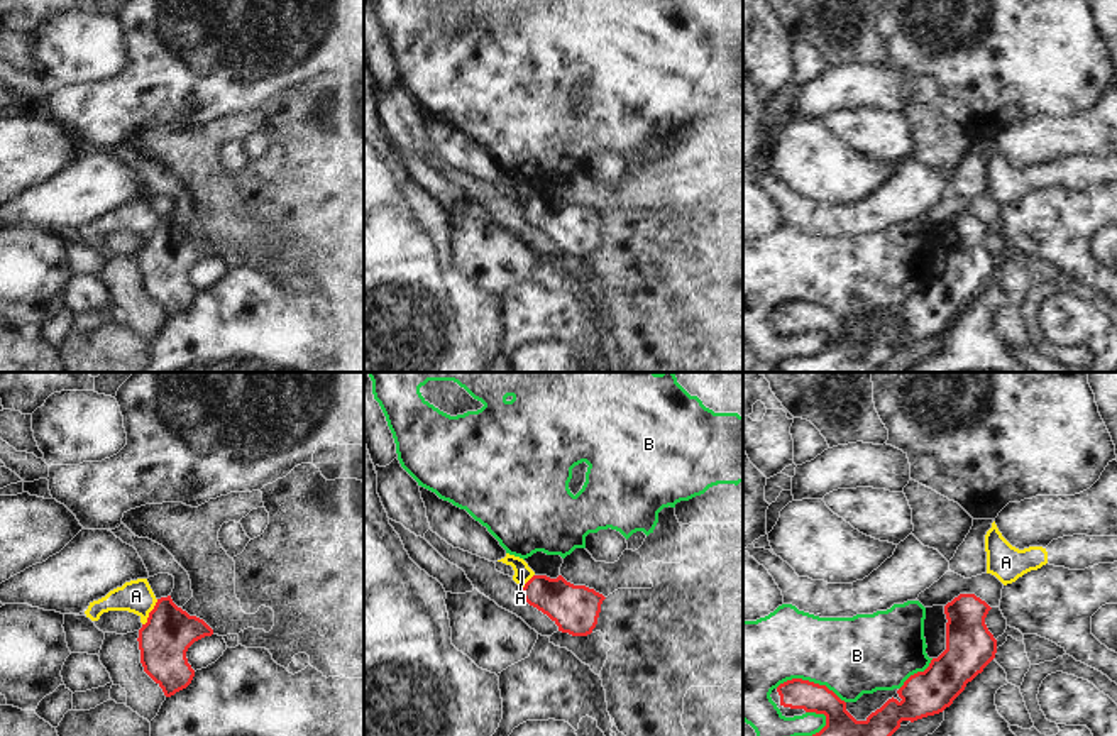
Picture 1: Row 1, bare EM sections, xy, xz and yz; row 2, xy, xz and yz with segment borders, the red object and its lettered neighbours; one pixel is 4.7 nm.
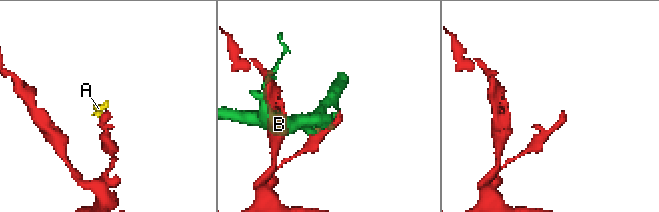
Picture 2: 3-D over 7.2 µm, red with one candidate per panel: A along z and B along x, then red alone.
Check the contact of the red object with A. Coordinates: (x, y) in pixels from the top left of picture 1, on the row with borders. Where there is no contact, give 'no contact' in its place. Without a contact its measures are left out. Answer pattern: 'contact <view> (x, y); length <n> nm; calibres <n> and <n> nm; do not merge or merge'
contact xy (149, 613); length 150 nm; calibres 240 and 160 nm; do not merge

